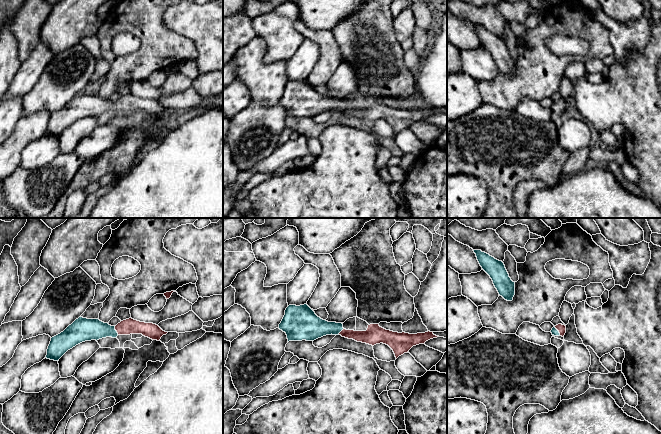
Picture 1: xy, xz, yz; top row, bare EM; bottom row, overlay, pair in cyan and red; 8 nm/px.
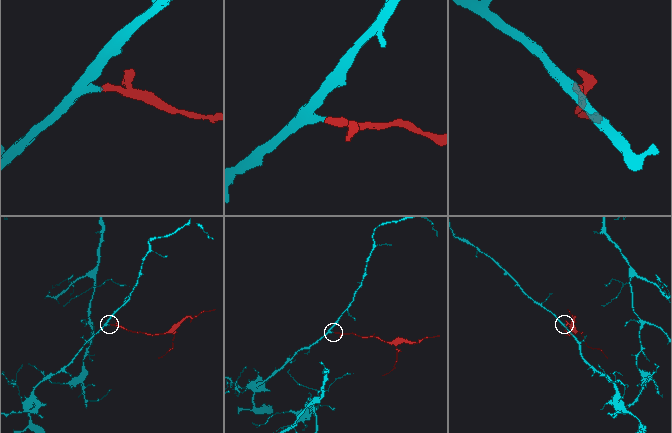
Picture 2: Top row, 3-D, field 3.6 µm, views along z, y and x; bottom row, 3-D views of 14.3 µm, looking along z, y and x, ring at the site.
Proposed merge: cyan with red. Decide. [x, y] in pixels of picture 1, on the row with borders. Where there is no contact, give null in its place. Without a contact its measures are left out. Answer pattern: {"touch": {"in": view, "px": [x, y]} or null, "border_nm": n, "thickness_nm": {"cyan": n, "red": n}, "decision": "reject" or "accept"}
{"touch": {"in": "xy", "px": [115, 330]}, "border_nm": 80, "thickness_nm": {"cyan": 180, "red": 130}, "decision": "accept"}

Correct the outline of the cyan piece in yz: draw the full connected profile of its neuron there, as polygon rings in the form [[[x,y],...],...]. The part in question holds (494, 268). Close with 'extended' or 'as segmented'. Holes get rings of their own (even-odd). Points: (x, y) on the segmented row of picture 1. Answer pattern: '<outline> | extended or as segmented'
[[[473,250],[482,269],[490,276],[500,296],[512,301],[515,295],[515,282],[511,280],[502,261],[481,250]]] | as segmented

